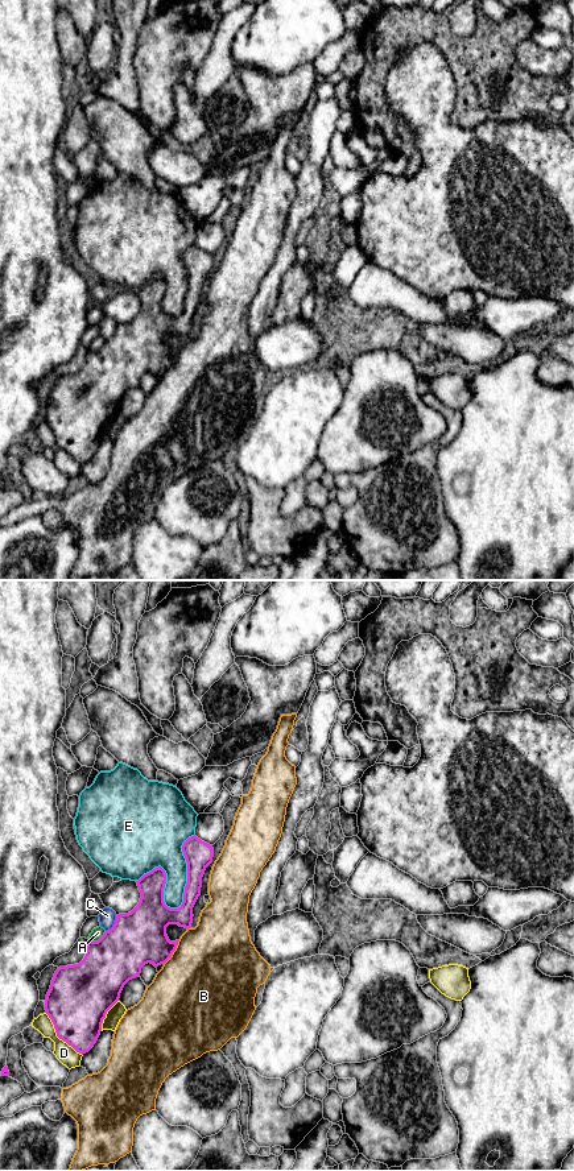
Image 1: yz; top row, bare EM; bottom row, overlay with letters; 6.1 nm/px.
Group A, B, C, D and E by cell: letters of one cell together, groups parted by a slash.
A / B / C / D / E

